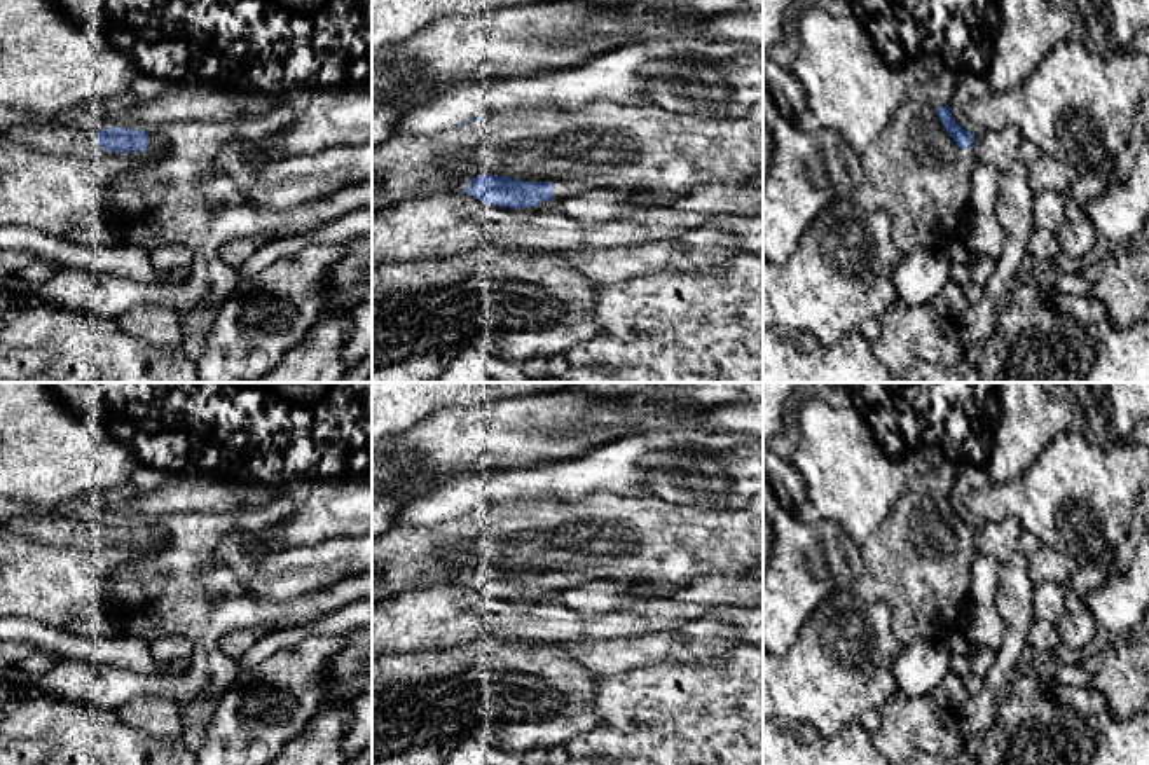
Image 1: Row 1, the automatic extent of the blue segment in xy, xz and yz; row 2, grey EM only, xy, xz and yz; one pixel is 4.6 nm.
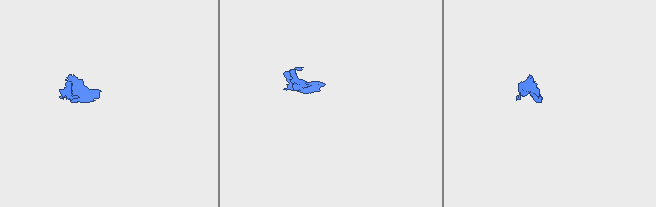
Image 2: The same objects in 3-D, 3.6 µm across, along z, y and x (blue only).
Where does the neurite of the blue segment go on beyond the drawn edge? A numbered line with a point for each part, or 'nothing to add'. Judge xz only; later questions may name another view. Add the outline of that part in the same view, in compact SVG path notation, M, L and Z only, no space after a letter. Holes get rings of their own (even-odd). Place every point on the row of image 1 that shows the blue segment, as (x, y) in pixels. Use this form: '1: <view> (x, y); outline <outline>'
1: xz (615, 74); outline M698 37L653 38L534 75L484 75L459 84L437 84L410 103L393 133L437 136L480 115L540 105L574 110L601 98L634 107L644 101L648 77L641 68L650 61L728 59L753 49L763 51L756 45L719 44Z

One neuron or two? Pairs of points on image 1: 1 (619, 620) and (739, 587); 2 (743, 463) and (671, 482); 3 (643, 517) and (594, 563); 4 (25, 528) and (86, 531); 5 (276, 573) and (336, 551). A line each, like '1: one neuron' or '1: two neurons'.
1: one neuron
2: one neuron
3: one neuron
4: one neuron
5: one neuron

